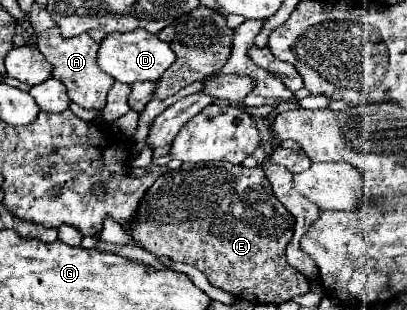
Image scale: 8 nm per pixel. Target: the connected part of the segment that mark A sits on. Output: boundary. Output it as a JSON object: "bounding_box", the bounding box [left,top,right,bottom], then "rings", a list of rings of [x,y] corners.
{"bounding_box":[37,27,115,109],"rings":[[[59,27],[47,29],[37,35],[37,47],[43,53],[43,57],[53,65],[53,77],[65,81],[71,101],[85,107],[85,109],[91,109],[91,107],[103,109],[107,91],[115,83],[115,81],[111,81],[111,77],[107,77],[107,73],[103,73],[99,69],[95,45],[99,45],[99,43],[95,43],[87,33],[81,33],[71,39],[63,39]]]}

